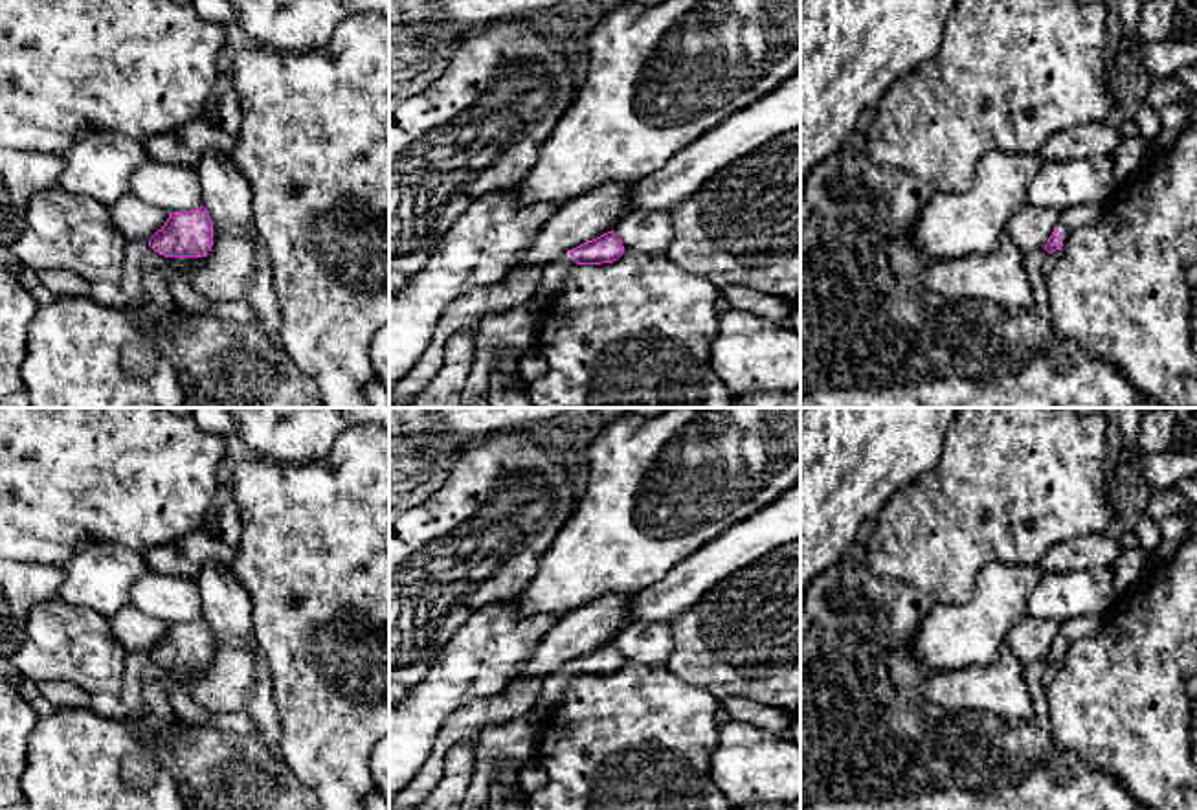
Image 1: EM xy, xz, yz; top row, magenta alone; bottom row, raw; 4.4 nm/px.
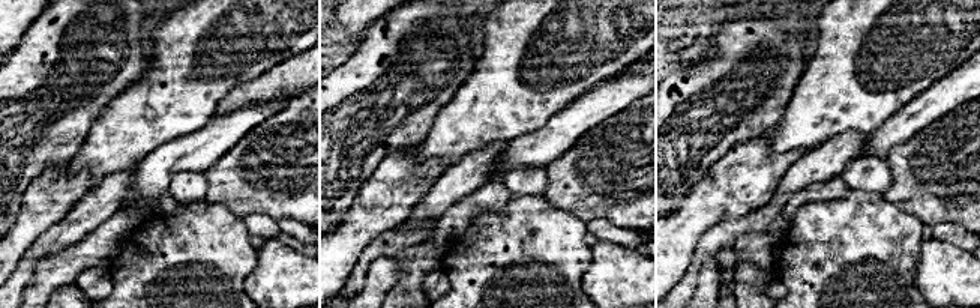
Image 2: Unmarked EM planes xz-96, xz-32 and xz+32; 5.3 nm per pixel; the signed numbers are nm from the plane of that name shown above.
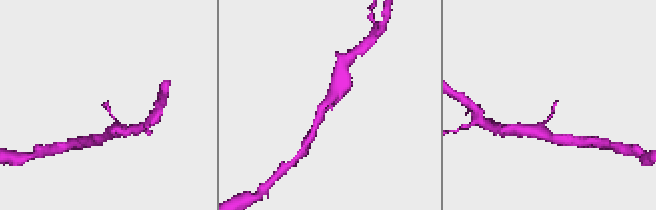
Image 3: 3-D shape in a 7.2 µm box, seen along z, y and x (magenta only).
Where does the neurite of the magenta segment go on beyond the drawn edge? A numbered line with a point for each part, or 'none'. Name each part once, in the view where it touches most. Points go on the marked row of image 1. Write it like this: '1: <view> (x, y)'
1: yz (1074, 217)

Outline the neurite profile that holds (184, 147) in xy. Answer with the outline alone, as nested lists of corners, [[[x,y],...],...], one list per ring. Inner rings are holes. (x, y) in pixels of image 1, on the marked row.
[[[207,118],[185,123],[182,129],[160,134],[143,143],[149,160],[176,167],[196,167],[207,152],[231,158],[237,136],[215,127]]]

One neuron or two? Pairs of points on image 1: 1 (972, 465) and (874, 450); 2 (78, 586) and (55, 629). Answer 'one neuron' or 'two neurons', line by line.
1: two neurons
2: two neurons

